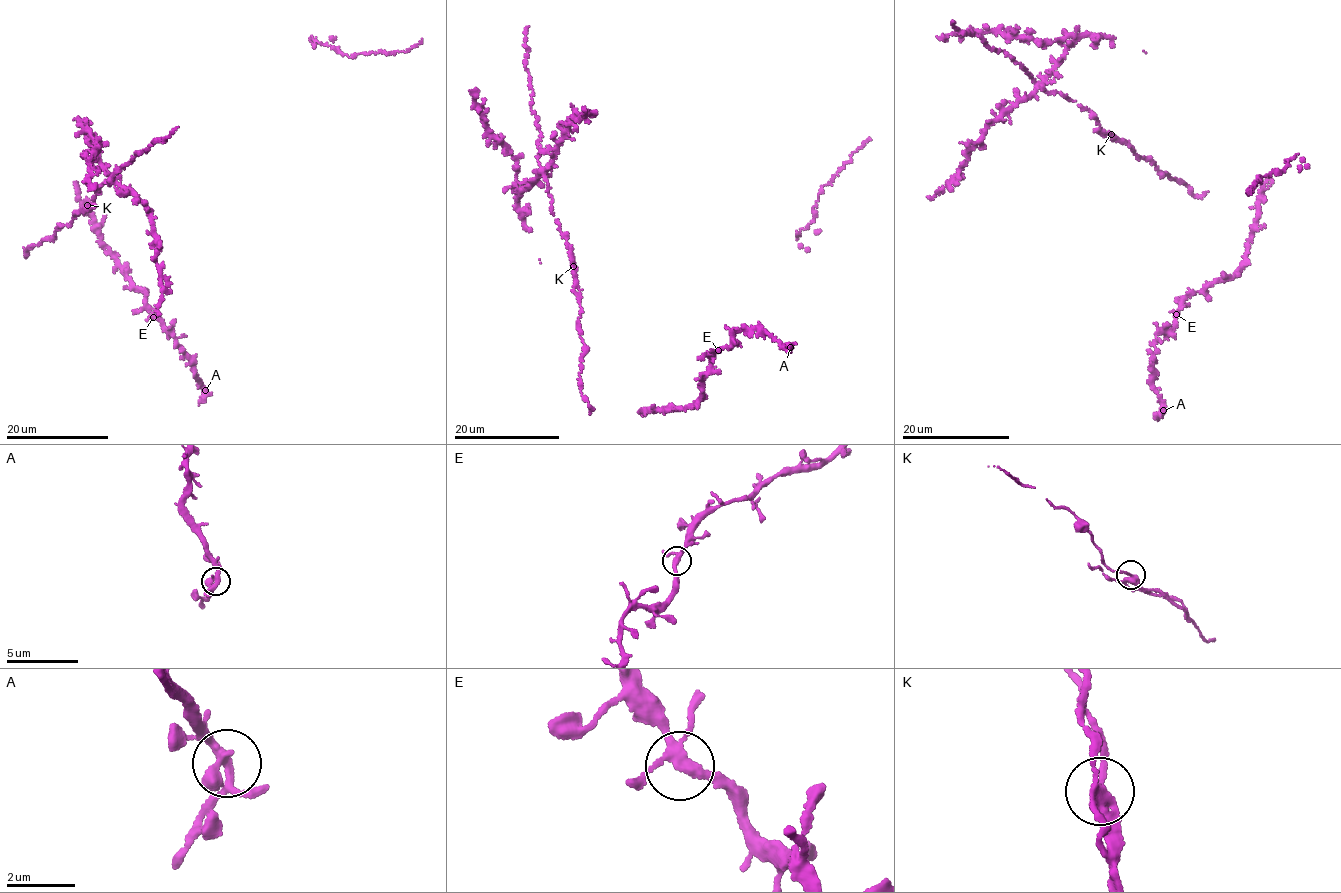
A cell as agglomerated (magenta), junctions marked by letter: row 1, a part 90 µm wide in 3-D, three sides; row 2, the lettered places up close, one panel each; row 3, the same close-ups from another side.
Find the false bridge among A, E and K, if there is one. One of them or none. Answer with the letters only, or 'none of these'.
none of these

